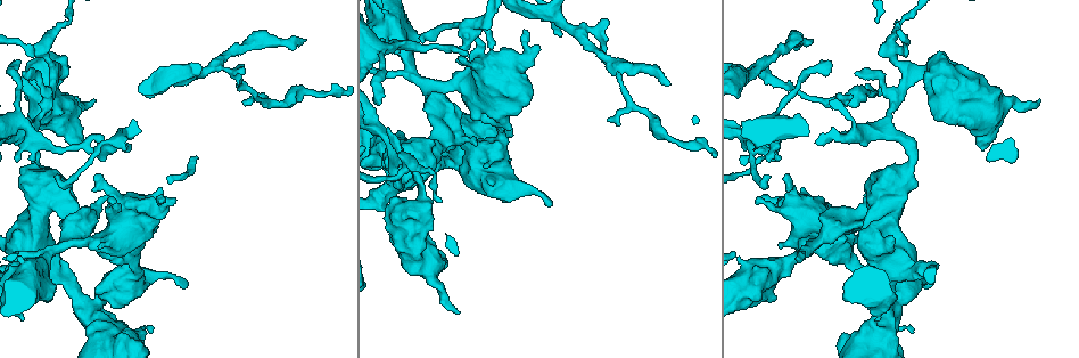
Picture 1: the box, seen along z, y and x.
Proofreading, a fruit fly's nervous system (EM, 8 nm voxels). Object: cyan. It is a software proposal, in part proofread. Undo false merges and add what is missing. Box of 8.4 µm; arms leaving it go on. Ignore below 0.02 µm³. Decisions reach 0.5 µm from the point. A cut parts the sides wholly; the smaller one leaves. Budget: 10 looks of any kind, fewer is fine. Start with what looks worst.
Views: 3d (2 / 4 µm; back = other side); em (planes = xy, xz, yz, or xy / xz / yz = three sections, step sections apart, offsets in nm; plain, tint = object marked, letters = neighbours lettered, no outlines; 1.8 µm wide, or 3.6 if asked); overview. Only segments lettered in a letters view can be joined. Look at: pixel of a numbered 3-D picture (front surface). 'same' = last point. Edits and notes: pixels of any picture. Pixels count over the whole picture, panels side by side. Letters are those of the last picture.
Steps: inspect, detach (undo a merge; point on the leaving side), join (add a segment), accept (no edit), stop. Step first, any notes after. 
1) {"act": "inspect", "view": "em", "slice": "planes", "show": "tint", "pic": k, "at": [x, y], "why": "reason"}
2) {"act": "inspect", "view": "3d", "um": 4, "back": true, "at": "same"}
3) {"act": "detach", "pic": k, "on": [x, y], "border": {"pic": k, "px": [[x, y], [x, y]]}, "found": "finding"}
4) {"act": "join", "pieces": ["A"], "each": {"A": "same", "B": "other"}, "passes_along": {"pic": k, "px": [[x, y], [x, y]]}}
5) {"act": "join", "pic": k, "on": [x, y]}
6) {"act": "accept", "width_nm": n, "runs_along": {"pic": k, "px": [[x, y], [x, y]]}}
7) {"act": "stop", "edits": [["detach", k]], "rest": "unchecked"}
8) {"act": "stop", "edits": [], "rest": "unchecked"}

{"act": "inspect", "view": "3d", "um": 4, "pic": 1, "at": [302, 39], "why": "free end"}

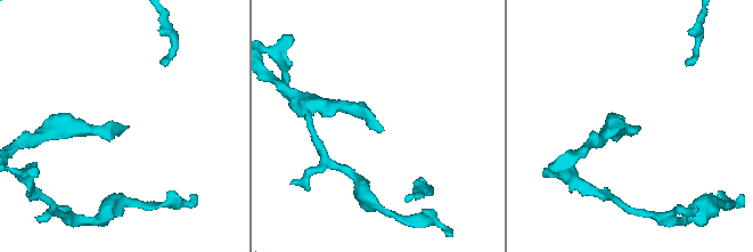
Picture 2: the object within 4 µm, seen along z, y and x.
{"act": "inspect", "view": "em", "slice": "xy", "step": 16, "show": "tint", "pic": 2, "at": [639, 127]}

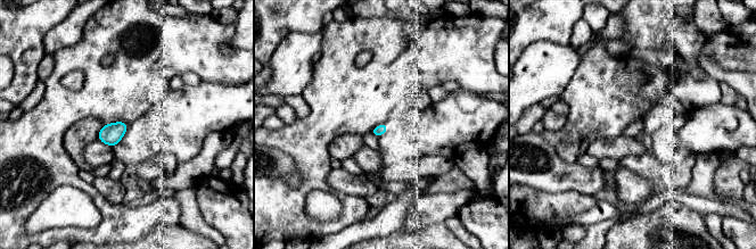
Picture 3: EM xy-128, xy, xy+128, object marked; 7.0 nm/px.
{"act": "inspect", "view": "em", "slice": "xz", "step": 8, "show": "letters", "at": "same"}

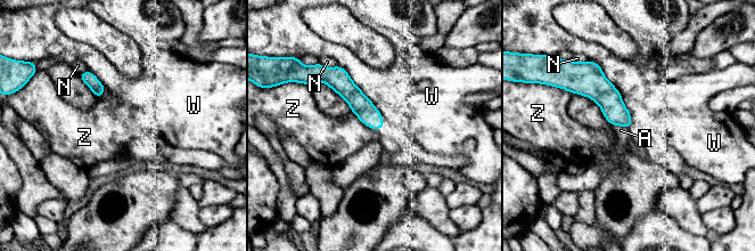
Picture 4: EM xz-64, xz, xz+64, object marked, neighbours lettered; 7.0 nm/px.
{"act": "accept", "each": {"A": "other", "N": "other", "W": "other", "Z": "other"}, "runs_along": {"pic": 4, "px": [[331, 74], [357, 99], [377, 127]]}, "found": "no lettered segment goes on from it"}

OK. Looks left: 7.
{"act": "inspect", "view": "3d", "um": 4, "pic": 1, "at": [21, 321], "why": "branch stops here"}

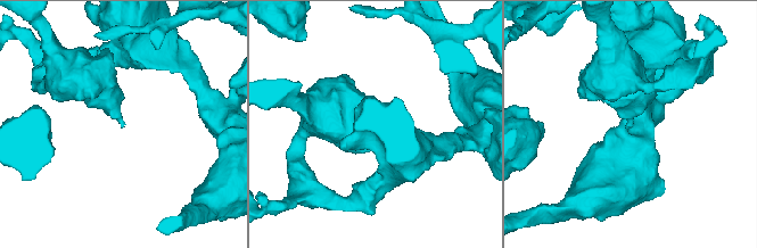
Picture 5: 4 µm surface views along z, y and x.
{"act": "inspect", "view": "em", "slice": "planes", "show": "letters", "pic": 5, "at": [121, 124], "why": "shape alone is not enough"}

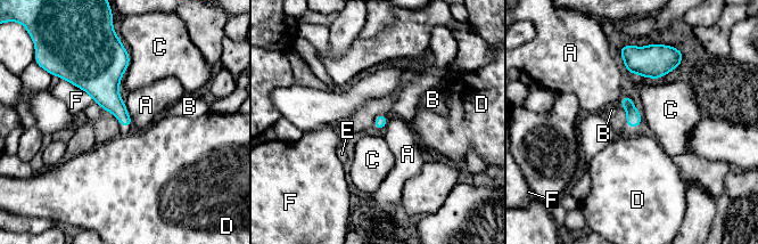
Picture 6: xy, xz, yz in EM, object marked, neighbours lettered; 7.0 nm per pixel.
{"act": "accept", "longest_contact_nm": ["F", 300], "each": {"A": "other", "B": "other", "C": "other", "D": "other", "E": "other", "F": "other"}, "found": "no lettered segment goes on from it"}

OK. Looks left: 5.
{"act": "inspect", "view": "em", "slice": "yz", "step": 16, "show": "tint", "pic": 1, "at": [778, 159], "why": "an open end"}

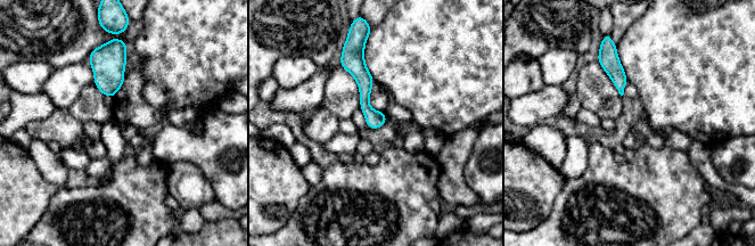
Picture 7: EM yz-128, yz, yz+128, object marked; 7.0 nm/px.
{"act": "inspect", "view": "em", "slice": "planes", "show": "letters", "at": "same"}

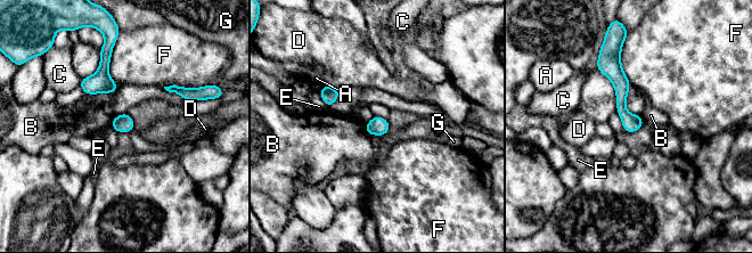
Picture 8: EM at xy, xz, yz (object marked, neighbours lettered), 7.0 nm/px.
{"act": "accept", "each": {"A": "other", "B": "other", "C": "other", "D": "other", "E": "other", "F": "other", "G": "other"}, "border": {"pic": 8, "px": [[86, 92], [95, 95]]}, "found": "none of them fits"}

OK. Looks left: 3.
{"act": "inspect", "view": "em", "slice": "xy", "step": 16, "show": "tint", "pic": 1, "at": [903, 79], "why": "abrupt turn"}

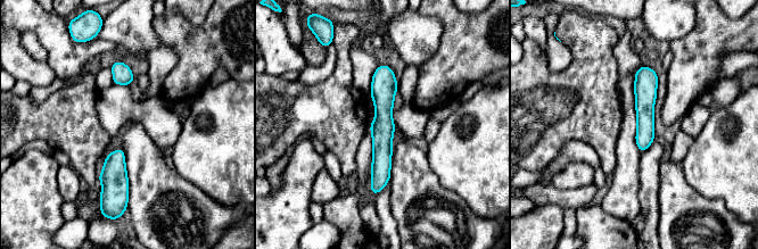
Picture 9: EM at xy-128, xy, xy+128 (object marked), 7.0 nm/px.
{"act": "inspect", "view": "em", "slice": "planes", "show": "letters", "at": "same"}

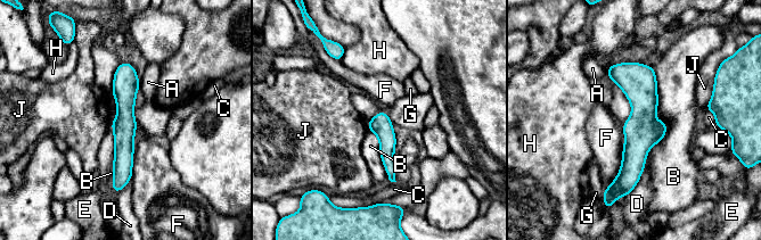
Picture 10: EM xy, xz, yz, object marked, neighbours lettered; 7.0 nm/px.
{"act": "accept", "width_nm": 160, "each": {"A": "other", "B": "other", "C": "other", "D": "other", "E": "other", "F": "other", "G": "other", "H": "other", "J": "other"}, "runs_along": {"pic": 10, "px": [[637, 65], [639, 138], [622, 189]]}, "found": "all the same cell"}

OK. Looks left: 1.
{"act": "stop", "edits": [], "rest": "unchecked"}

